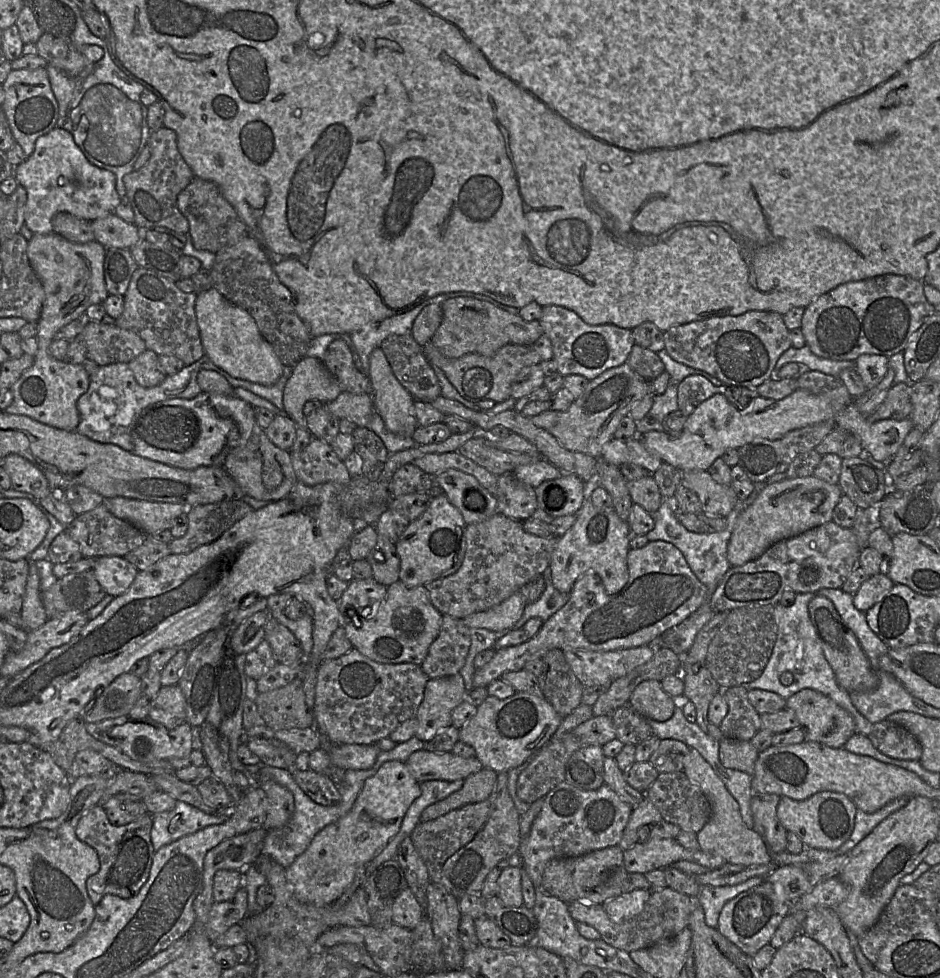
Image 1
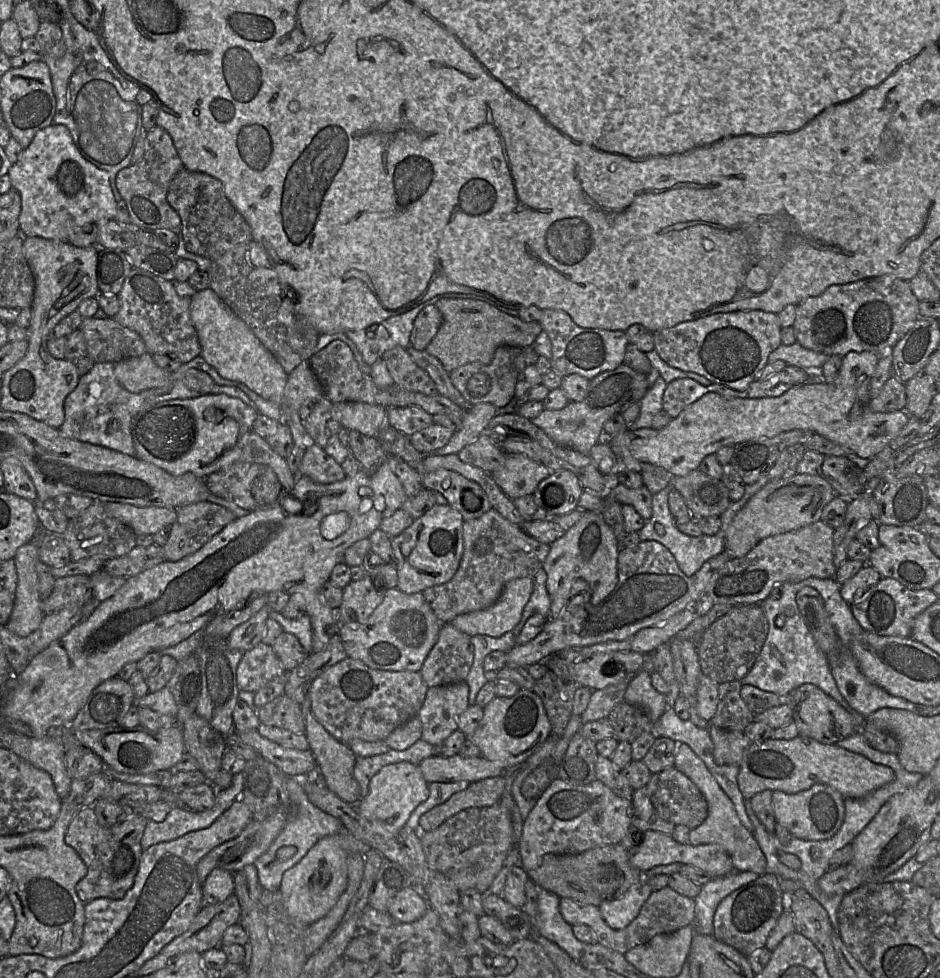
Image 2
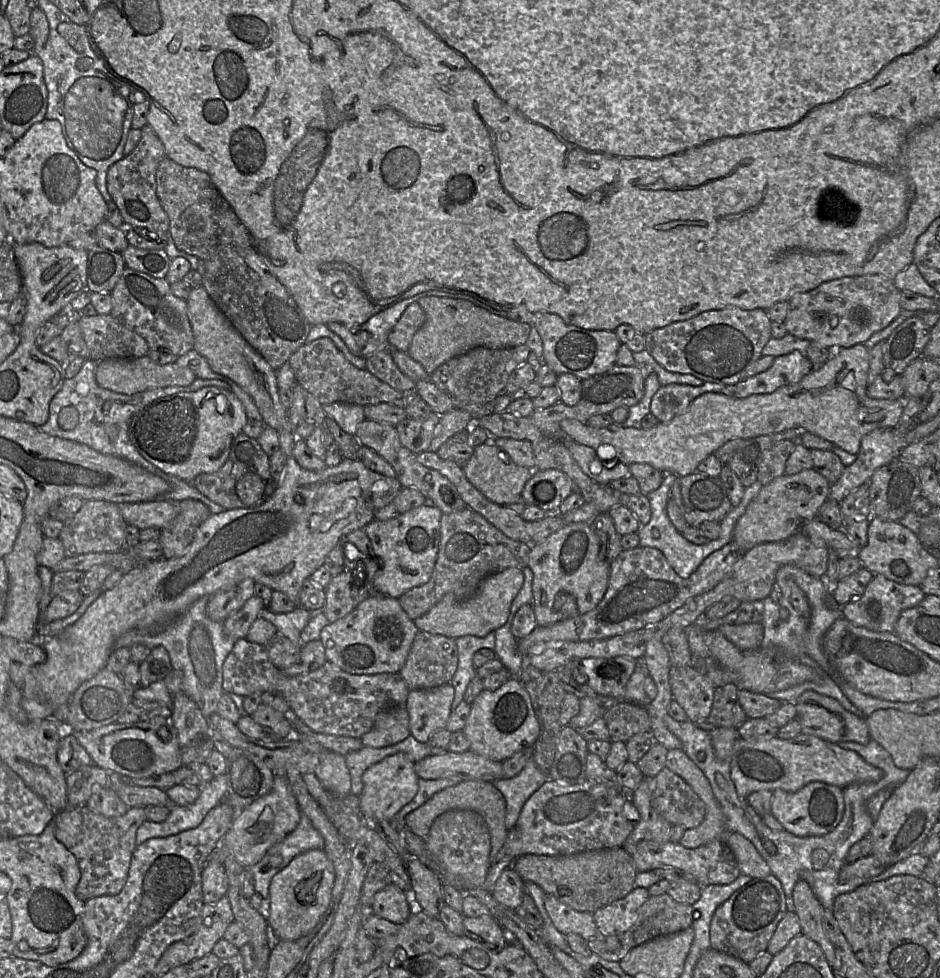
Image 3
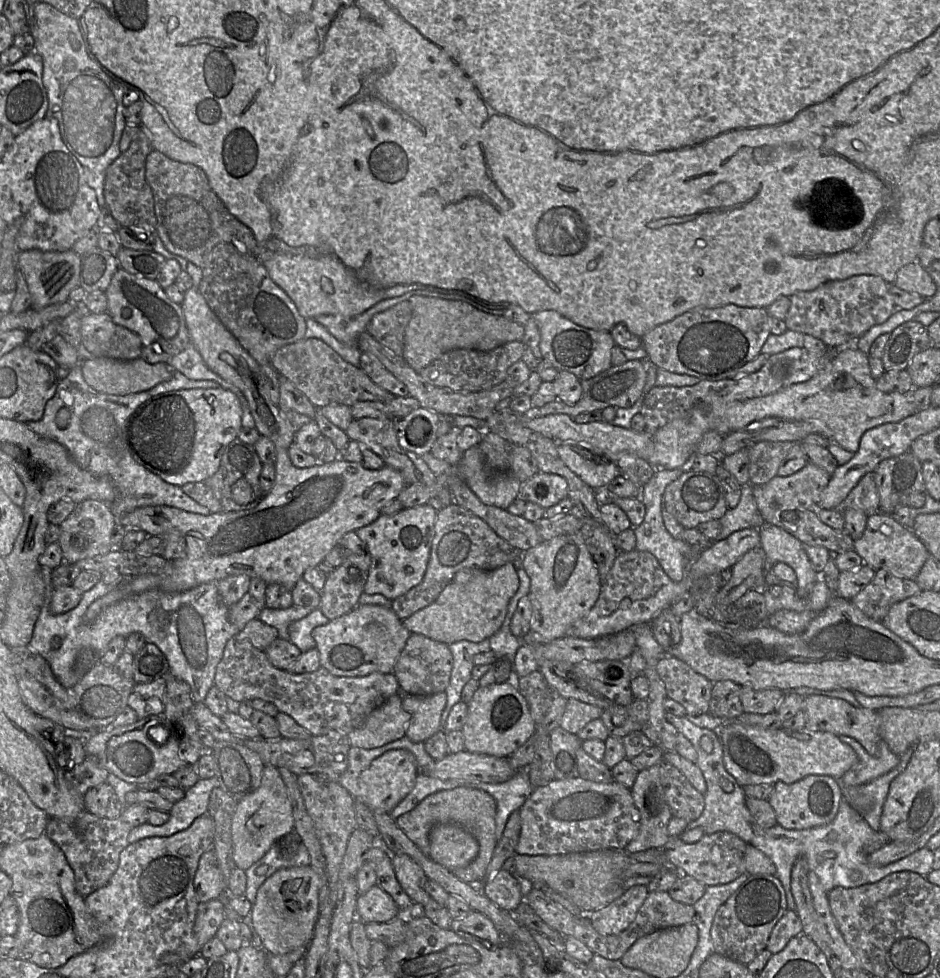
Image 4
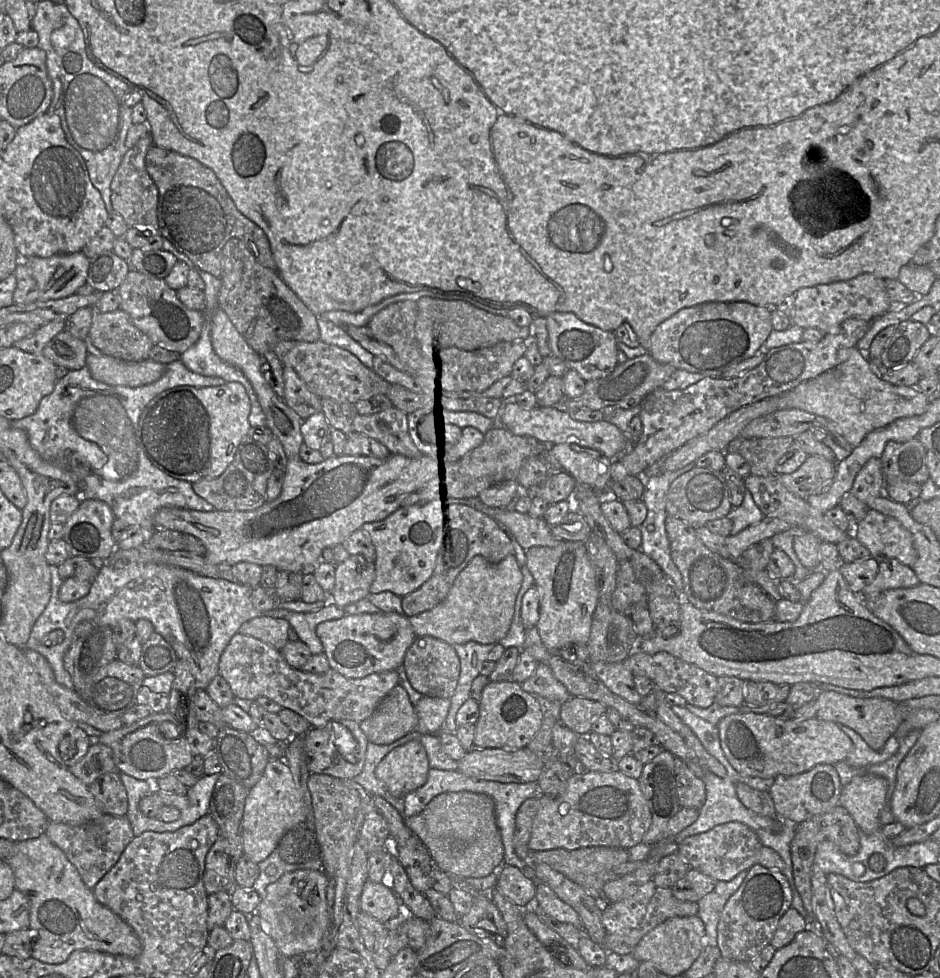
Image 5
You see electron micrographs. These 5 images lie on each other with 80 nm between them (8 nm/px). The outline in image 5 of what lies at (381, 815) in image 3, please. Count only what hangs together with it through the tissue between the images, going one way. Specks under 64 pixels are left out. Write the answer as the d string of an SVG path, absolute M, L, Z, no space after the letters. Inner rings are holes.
M411 740L387 753L375 769L375 776L395 797L404 797L427 780L429 762L425 748Z

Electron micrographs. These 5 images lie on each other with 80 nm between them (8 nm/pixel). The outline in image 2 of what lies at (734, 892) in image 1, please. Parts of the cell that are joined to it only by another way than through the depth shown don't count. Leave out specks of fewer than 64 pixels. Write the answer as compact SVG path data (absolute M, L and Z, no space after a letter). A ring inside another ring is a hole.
M743 871L733 872L726 876L714 877L702 885L702 889L695 901L694 933L713 935L714 915L720 902L740 887L743 887L762 874Z

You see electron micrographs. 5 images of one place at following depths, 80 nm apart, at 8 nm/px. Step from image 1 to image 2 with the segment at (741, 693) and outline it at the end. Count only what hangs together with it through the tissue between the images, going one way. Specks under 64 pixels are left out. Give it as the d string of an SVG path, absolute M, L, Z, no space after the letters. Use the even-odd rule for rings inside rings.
M738 680L719 684L718 708L709 724L728 731L744 732L755 720L755 714L741 696L743 685Z

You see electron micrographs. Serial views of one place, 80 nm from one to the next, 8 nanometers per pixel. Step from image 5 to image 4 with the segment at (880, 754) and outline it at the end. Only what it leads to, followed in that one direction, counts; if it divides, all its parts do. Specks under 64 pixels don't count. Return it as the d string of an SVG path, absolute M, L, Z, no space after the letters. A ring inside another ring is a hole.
M845 734L845 736L847 736L847 742L855 749L859 761L841 777L843 795L845 784L853 787L867 784L899 764L900 756L891 750L886 741L880 742L881 756L875 757L871 752L871 747L862 737L853 734Z

